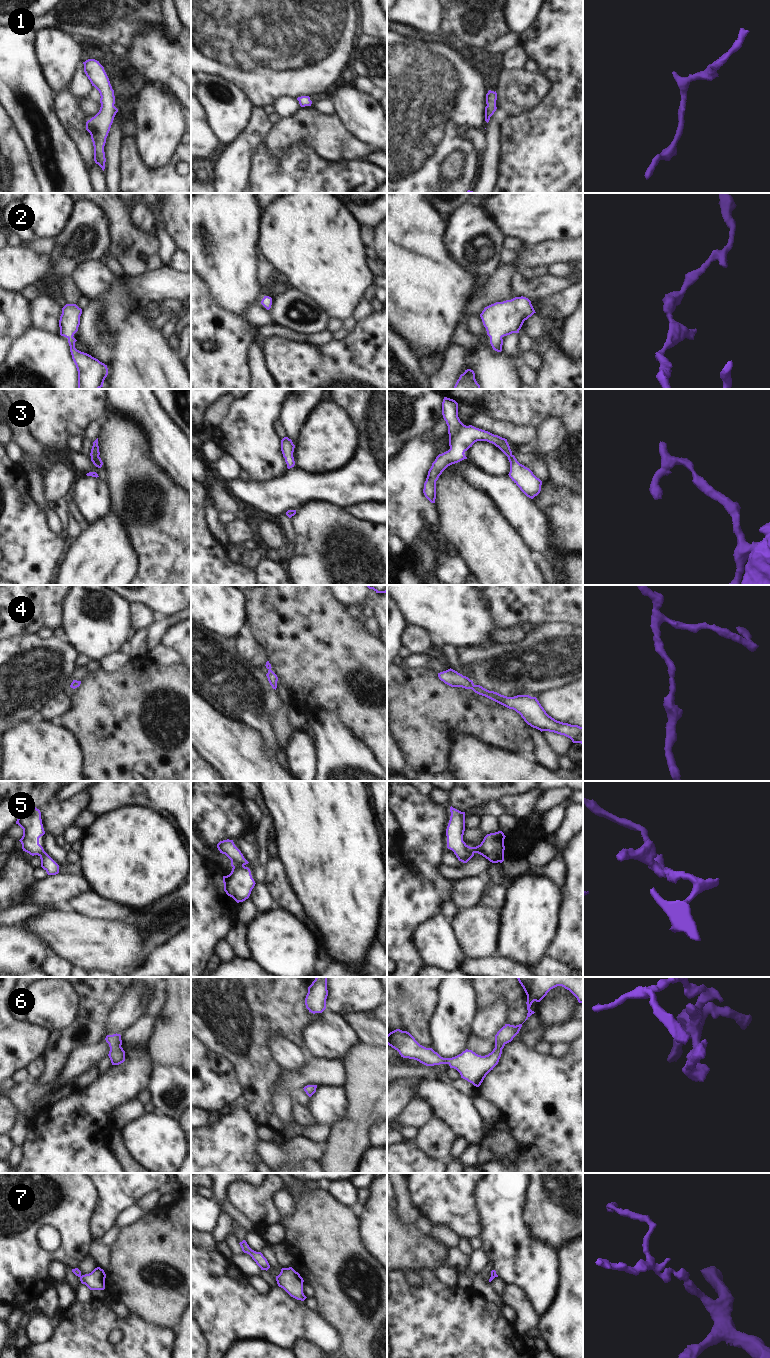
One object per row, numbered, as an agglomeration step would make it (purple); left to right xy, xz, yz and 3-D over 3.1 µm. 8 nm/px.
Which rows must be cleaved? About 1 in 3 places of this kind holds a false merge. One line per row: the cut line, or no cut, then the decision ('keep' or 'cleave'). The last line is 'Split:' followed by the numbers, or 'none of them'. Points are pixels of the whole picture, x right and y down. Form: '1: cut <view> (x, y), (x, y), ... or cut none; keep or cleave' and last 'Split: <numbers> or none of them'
1: cut none; keep
2: cut none; keep
3: cut none; keep
4: cut none; keep
5: cut none; keep
6: cut none; keep
7: cut none; keep
Split: none of them

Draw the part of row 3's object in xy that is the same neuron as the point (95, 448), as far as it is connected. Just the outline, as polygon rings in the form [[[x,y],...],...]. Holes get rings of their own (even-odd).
[[[98,438],[93,442],[93,446],[91,449],[91,461],[93,462],[93,464],[98,467],[101,468],[103,465],[103,462],[101,460],[101,458],[99,457],[100,452],[99,452],[99,446],[98,446]]]

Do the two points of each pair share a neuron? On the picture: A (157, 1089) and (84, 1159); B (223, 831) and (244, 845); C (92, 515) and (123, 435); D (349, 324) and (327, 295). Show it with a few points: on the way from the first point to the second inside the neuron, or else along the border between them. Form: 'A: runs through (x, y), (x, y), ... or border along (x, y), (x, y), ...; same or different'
A: border along (152, 1067), (148, 1086), (145, 1090); different
B: border along (239, 837), (236, 840); different
C: border along (102, 478), (108, 488), (108, 498), (111, 505); different
D: border along (351, 314), (342, 320); different

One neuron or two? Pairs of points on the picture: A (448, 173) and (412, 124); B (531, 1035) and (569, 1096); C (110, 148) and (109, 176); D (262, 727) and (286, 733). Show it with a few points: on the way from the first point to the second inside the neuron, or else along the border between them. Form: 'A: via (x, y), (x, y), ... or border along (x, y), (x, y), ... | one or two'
A: border along (459, 149), (452, 152), (442, 162), (442, 182) | two
B: border along (521, 1038), (528, 1046), (534, 1049) | two
C: via (111, 155), (111, 169) | one
D: border along (278, 707), (272, 728), (282, 750) | two

